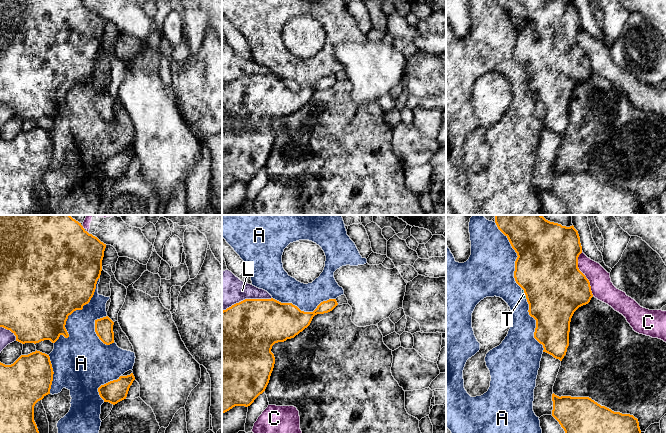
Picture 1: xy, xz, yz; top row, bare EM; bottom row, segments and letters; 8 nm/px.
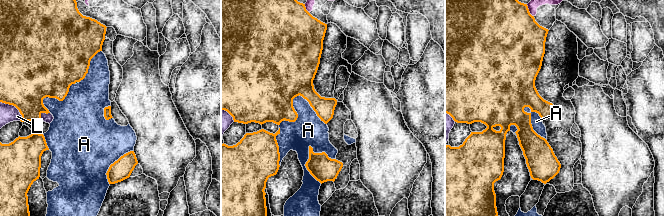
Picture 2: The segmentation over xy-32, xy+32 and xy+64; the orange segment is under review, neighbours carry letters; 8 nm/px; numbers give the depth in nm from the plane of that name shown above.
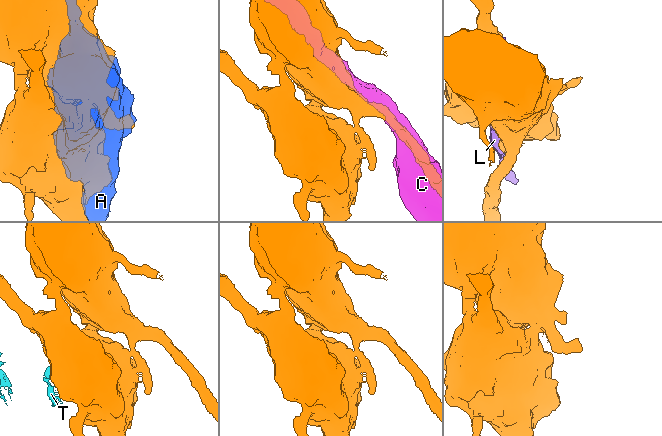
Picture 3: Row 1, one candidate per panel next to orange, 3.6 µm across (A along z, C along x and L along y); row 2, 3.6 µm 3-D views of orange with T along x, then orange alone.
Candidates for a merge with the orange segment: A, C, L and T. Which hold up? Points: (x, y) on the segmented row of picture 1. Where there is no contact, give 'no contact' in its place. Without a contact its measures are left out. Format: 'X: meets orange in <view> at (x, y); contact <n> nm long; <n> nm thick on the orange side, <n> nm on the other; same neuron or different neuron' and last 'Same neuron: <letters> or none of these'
A: meets orange in xy at (73, 311); contact 650 nm long; 500 nm thick on the orange side, 240 nm on the other; different neuron
C: meets orange in yz at (582, 273); contact 380 nm long; 480 nm thick on the orange side, 180 nm on the other; different neuron
L: meets orange in xz at (246, 299); contact 420 nm long; 480 nm thick on the orange side, 280 nm on the other; different neuron
T: meets orange in yz at (524, 292); contact 90 nm long; 480 nm thick on the orange side, 30 nm on the other; different neuron
Same neuron: none of these

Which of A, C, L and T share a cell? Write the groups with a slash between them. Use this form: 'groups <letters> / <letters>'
groups A T / C / L

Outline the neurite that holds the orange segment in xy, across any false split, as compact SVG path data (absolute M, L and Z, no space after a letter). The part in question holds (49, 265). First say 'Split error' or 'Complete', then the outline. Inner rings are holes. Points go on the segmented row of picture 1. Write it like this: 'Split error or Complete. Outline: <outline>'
Complete. Outline: M0 215L0 327L10 330L16 336L16 341L22 344L36 344L44 340L55 343L61 335L68 338L69 334L65 328L68 316L76 310L82 310L93 297L102 271L105 248L106 244L89 234L81 223L70 215Z

